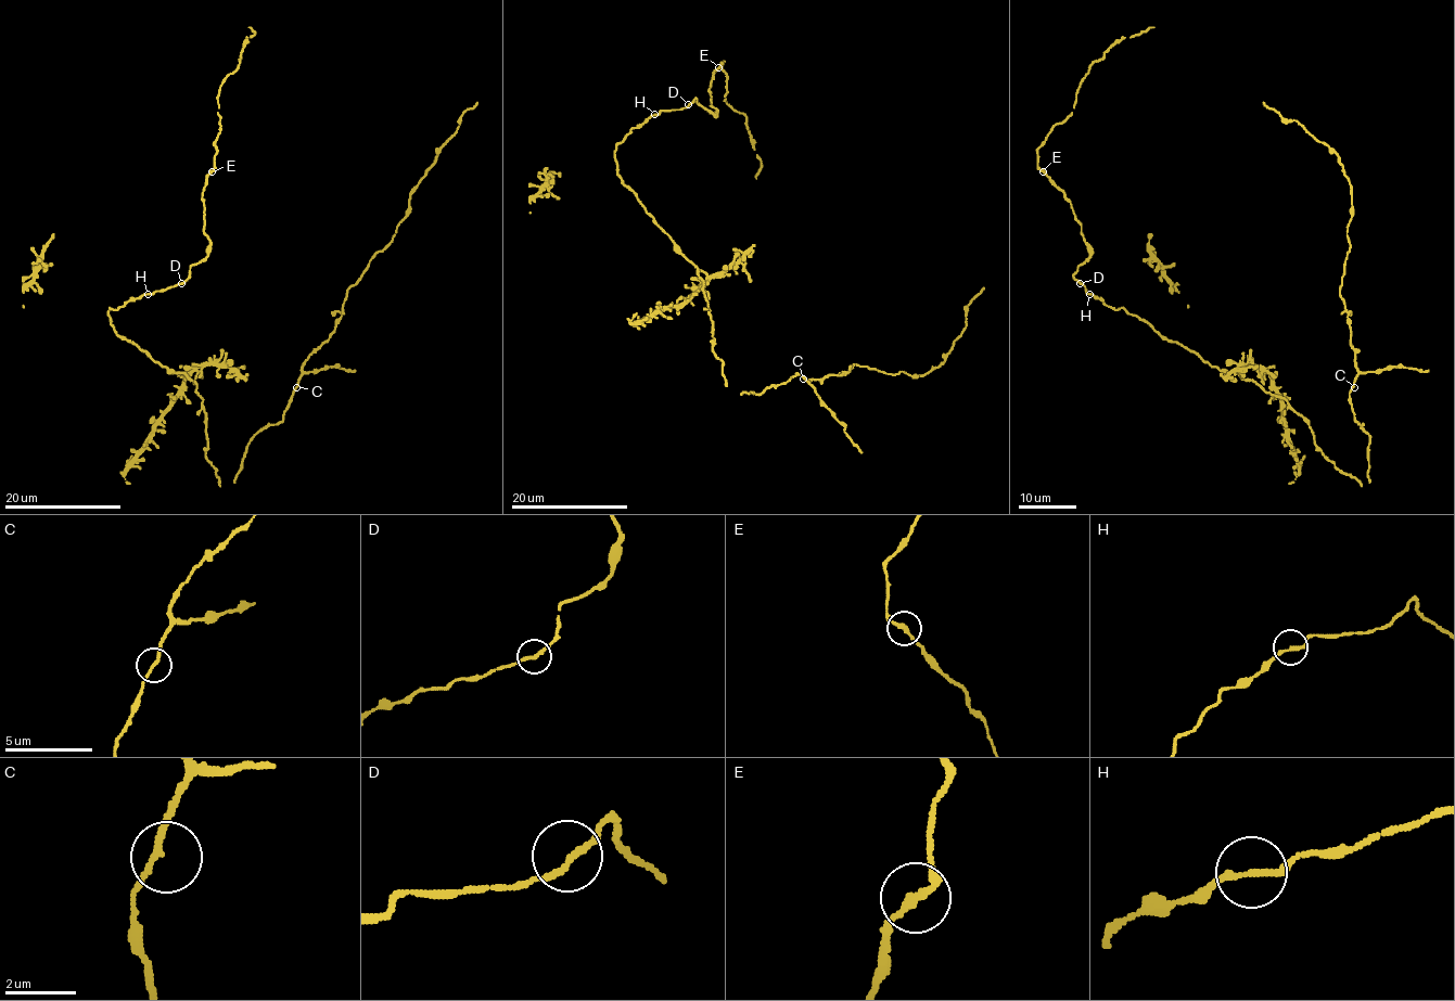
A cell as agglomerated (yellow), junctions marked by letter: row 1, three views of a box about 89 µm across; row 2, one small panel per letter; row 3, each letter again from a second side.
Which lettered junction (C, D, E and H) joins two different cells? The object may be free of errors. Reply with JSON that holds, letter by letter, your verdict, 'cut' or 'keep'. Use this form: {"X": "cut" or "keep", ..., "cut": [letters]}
{"C": "keep", "D": "keep", "E": "keep", "H": "keep", "cut": []}

